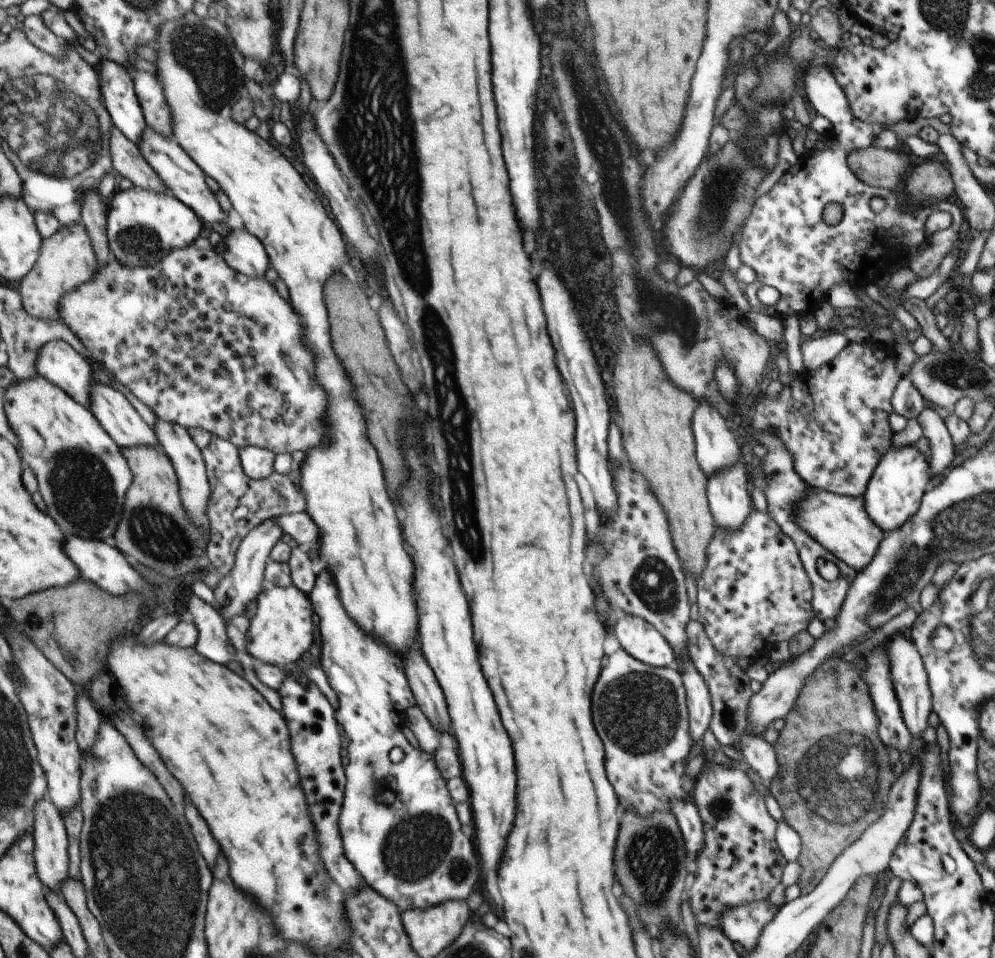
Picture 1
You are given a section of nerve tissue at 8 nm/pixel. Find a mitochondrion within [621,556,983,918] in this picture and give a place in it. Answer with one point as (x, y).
(838, 777)

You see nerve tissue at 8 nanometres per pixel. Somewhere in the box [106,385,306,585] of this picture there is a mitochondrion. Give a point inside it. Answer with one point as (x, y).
(150, 529)

